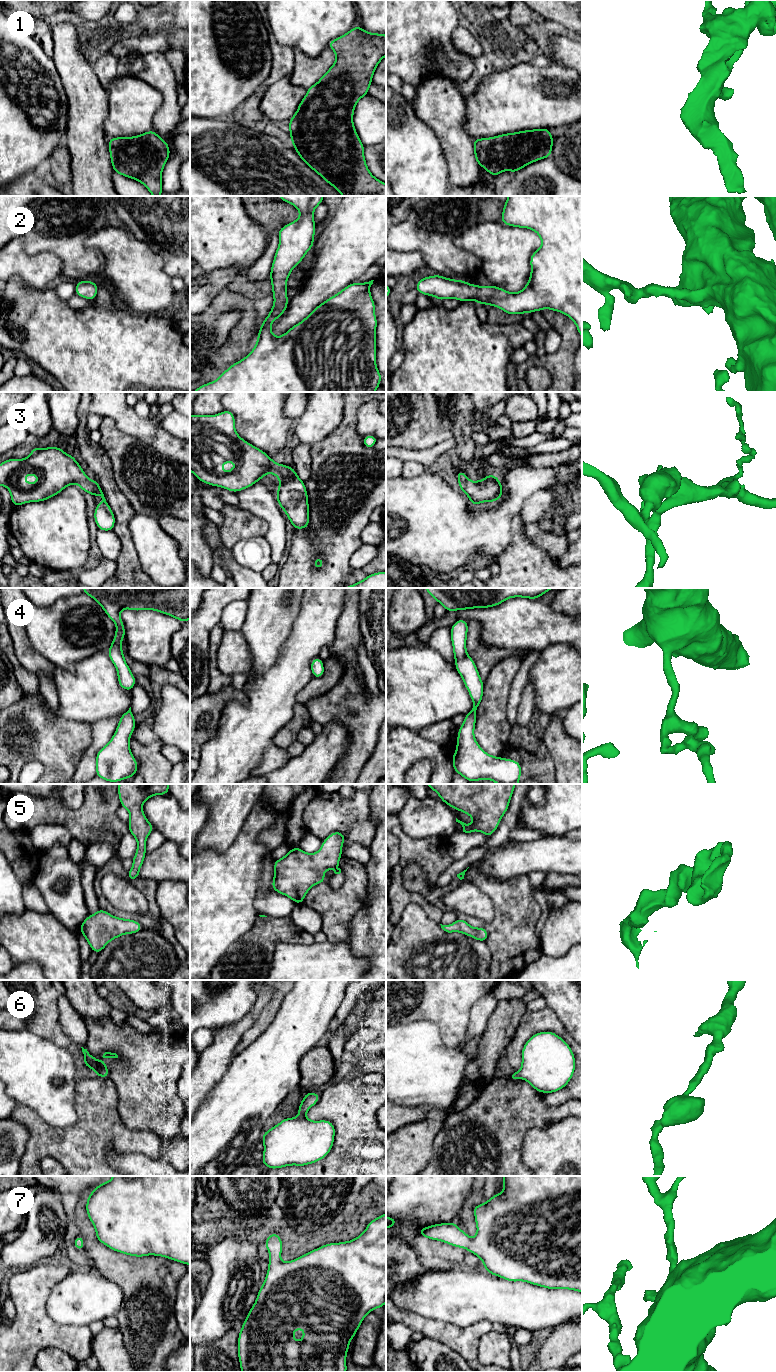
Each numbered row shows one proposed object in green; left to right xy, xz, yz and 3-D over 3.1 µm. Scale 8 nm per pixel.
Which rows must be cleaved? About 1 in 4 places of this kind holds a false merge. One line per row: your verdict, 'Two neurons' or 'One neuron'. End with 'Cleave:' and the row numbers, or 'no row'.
1: One neuron
2: One neuron
3: One neuron
4: One neuron
5: One neuron
6: One neuron
7: One neuron
Cleave: no row

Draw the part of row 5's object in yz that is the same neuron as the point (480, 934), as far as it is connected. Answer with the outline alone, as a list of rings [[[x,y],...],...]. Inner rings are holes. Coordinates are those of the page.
[[[459,918],[451,925],[440,925],[441,928],[448,933],[460,932],[482,942],[486,942],[488,938],[488,932],[484,926],[480,928],[474,928],[470,926],[464,919]]]

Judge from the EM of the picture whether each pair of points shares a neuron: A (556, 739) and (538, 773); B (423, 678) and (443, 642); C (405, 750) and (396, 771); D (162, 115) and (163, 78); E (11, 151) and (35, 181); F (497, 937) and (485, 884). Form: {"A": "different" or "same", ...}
{"A": "different", "B": "different", "C": "same", "D": "same", "E": "different", "F": "same"}

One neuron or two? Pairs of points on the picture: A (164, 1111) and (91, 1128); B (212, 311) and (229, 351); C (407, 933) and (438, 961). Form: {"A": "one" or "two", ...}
{"A": "two", "B": "one", "C": "one"}

